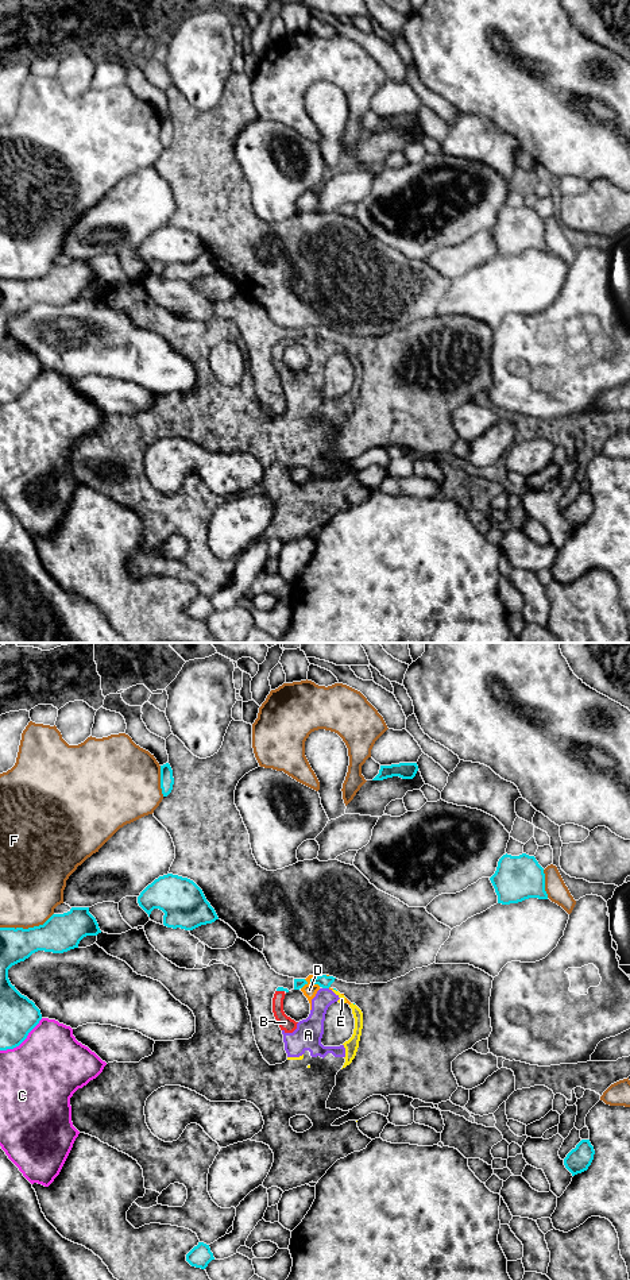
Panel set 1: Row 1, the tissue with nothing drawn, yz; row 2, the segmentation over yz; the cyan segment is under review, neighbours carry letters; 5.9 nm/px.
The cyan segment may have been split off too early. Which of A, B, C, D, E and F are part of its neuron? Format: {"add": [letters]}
{"add": []}

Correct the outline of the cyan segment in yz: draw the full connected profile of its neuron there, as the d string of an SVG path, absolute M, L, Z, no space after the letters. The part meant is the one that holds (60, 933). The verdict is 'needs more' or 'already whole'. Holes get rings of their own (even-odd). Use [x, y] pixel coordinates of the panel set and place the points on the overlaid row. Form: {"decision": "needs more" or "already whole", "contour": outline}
{"decision": "already whole", "contour": "M71 907L67 913L53 914L43 925L28 929L0 928L0 1050L19 1046L42 1019L35 1003L11 984L8 969L38 951L63 953L78 948L84 937L98 933L101 930L96 918L89 913L89 907Z"}

